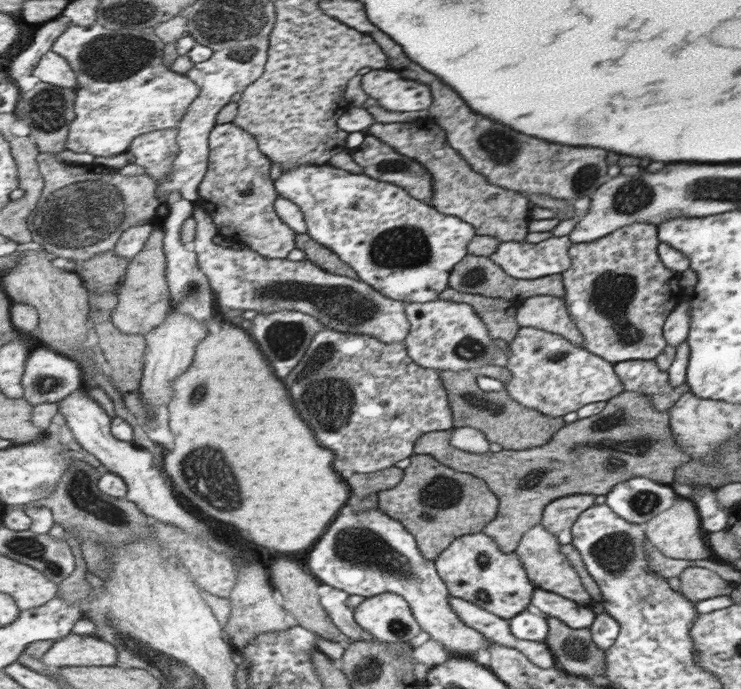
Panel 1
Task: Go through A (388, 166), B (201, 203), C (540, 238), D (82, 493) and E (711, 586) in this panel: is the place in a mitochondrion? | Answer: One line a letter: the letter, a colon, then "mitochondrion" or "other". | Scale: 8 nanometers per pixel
A: mitochondrion
B: other
C: other
D: mitochondrion
E: other

